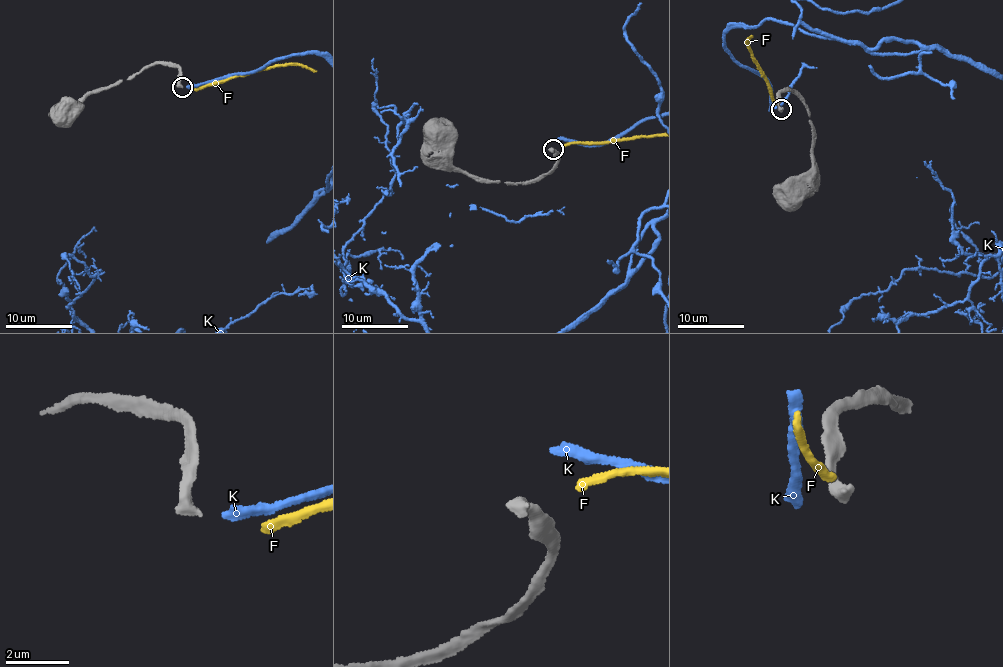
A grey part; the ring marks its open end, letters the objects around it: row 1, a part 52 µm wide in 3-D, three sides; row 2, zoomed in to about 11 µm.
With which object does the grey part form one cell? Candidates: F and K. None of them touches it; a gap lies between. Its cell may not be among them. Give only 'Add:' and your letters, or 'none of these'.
Add: F

